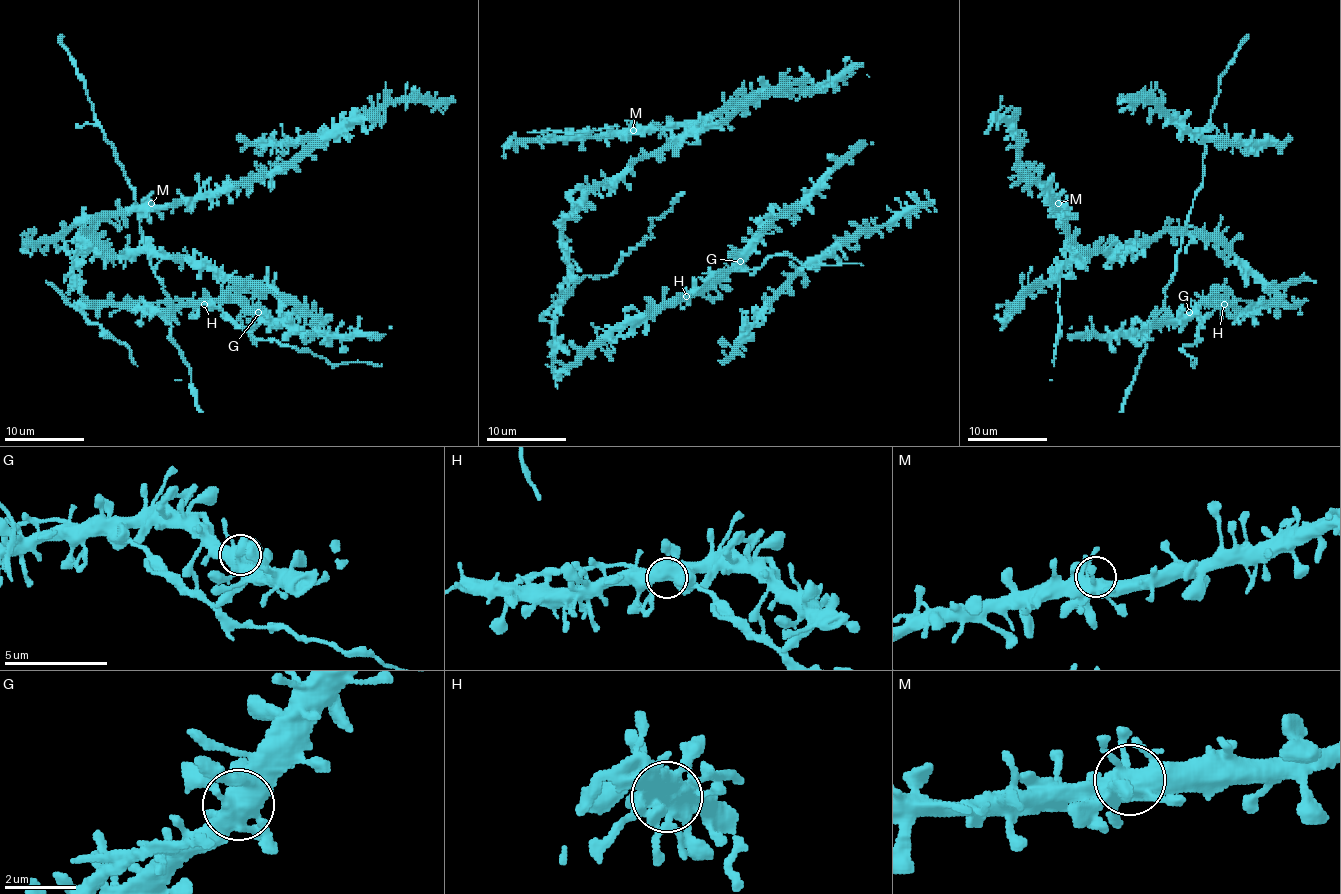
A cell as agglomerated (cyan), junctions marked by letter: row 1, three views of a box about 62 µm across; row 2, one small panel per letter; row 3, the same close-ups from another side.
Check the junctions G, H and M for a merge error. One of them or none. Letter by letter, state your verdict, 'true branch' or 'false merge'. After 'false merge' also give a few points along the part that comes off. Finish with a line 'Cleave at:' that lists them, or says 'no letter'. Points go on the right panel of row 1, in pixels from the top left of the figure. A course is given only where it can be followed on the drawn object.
G: true branch
H: false merge | (1224, 304), (1199, 326), (1199, 338), (1183, 348), (1193, 364)
M: true branch
Cleave at: H

